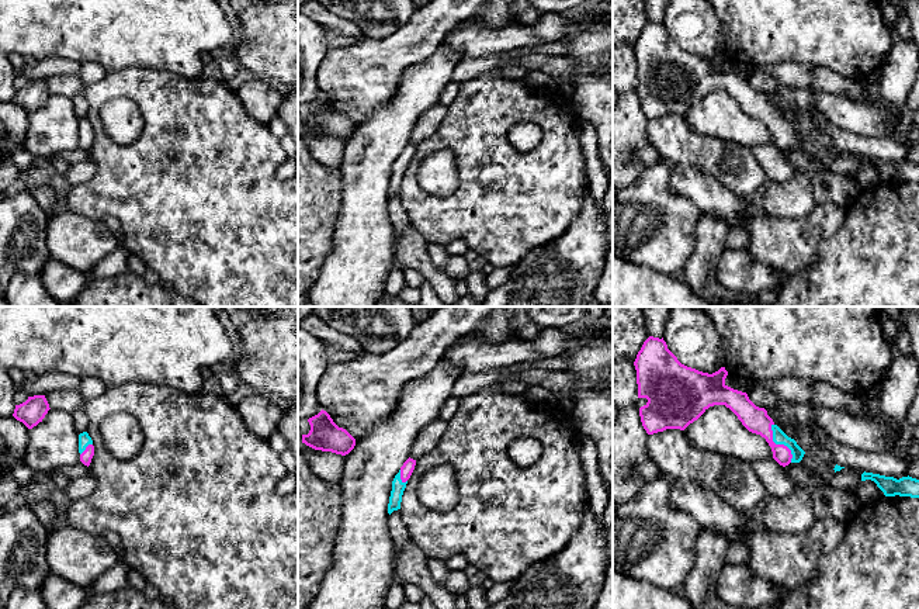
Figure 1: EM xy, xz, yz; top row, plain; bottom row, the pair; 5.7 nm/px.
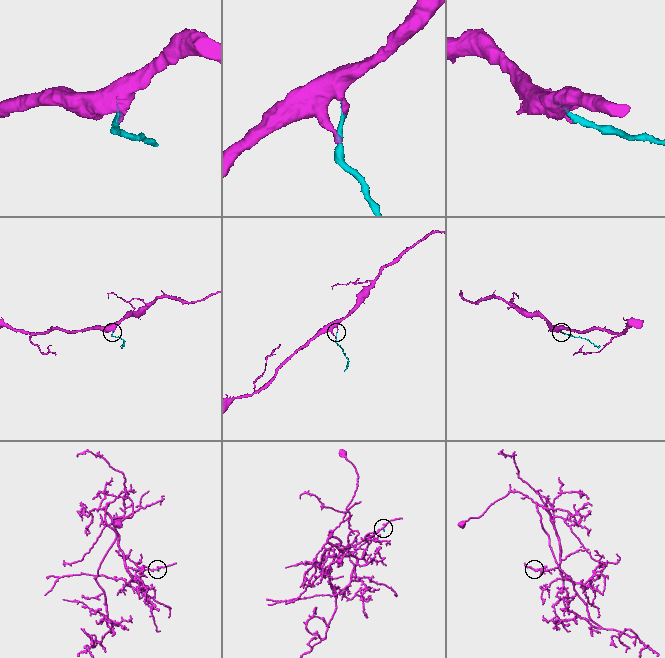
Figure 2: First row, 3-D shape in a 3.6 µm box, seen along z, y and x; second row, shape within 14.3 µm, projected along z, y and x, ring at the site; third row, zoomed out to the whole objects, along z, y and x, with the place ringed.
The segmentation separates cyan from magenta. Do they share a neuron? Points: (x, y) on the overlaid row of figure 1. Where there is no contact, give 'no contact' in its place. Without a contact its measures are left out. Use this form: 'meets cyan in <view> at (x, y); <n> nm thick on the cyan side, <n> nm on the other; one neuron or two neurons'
meets cyan in yz at (779, 443); 80 nm thick on the cyan side, 150 nm on the other; one neuron

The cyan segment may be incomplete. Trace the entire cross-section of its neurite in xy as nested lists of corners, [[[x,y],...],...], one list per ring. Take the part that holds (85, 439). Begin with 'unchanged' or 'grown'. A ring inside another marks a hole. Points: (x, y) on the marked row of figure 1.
grown; [[[87,432],[79,435],[79,453],[80,461],[89,467],[94,456],[94,446]]]

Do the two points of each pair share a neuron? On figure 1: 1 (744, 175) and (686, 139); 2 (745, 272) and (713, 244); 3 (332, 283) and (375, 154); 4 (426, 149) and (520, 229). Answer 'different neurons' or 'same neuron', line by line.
1: same neuron
2: different neurons
3: same neuron
4: same neuron

